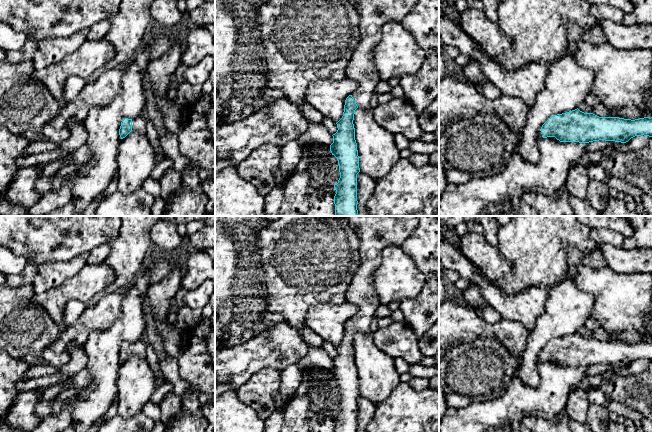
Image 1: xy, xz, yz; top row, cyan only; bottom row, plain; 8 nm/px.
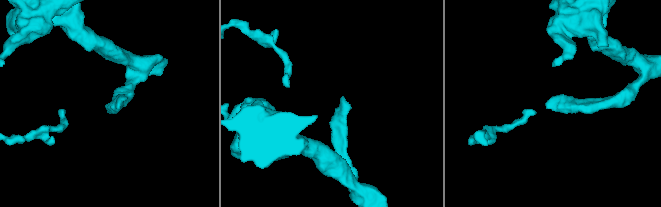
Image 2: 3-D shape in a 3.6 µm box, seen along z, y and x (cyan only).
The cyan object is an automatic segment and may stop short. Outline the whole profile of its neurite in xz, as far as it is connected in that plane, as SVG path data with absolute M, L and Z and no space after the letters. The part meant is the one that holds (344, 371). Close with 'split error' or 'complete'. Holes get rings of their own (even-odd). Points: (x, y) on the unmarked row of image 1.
M345 216L344 218L359 240L360 265L345 295L346 301L358 306L358 312L345 324L343 340L336 347L338 354L332 359L333 367L330 369L330 375L338 384L340 396L338 407L334 409L336 414L335 432L357 432L357 398L360 396L360 392L353 348L355 334L370 332L371 320L380 304L379 295L374 285L374 274L381 261L381 251L391 244L401 247L402 243L416 230L419 220L417 216Z; split error

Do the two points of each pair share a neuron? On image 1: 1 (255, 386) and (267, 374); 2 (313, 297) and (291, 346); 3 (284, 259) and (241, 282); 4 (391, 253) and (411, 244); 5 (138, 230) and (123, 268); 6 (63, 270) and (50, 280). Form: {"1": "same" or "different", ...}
{"1": "same", "2": "different", "3": "different", "4": "different", "5": "same", "6": "same"}

